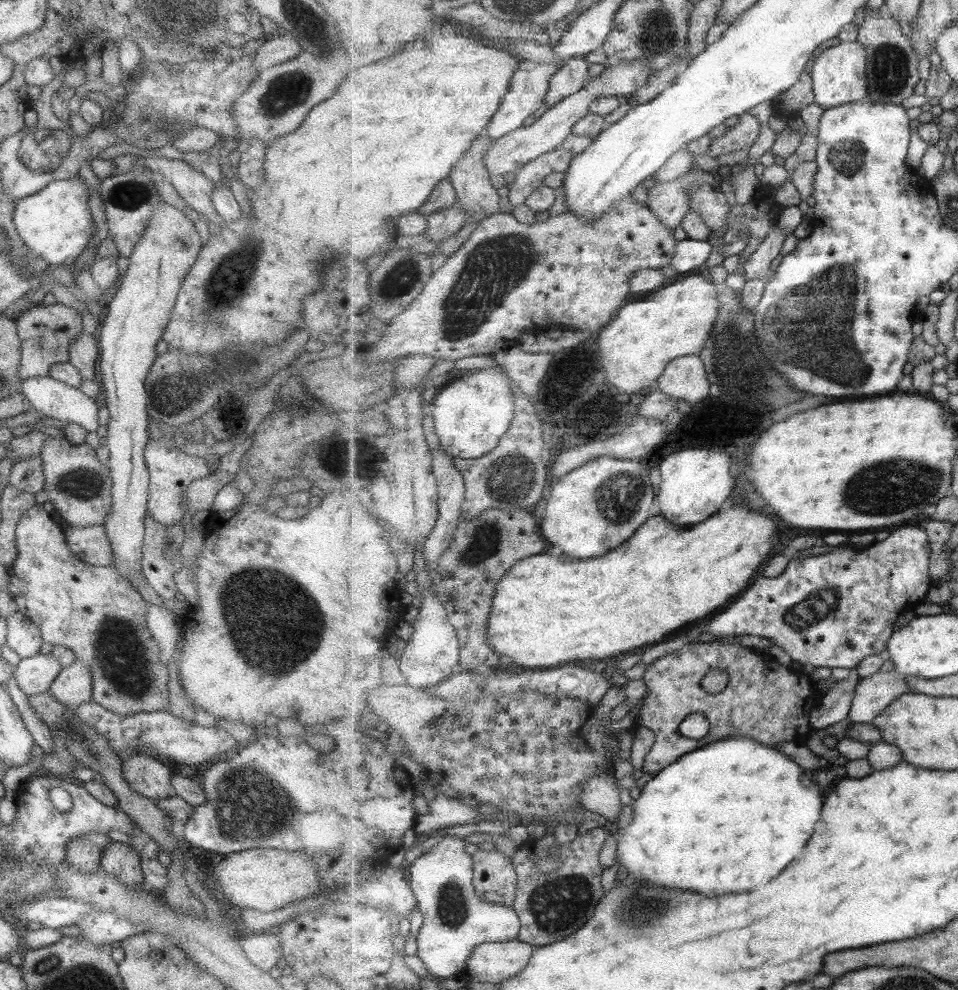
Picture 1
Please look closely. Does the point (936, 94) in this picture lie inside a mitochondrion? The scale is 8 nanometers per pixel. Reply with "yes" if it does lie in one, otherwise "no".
no

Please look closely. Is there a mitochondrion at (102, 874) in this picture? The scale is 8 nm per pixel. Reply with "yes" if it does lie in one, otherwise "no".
no

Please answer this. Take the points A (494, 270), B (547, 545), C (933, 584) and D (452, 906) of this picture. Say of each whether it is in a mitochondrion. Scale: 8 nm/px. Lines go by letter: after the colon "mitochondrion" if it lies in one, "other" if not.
A: mitochondrion
B: other
C: other
D: mitochondrion

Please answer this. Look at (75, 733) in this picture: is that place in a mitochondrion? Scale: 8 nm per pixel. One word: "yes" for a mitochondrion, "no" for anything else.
yes

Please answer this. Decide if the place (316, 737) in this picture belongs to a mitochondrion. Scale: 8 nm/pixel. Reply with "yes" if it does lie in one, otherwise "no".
no

